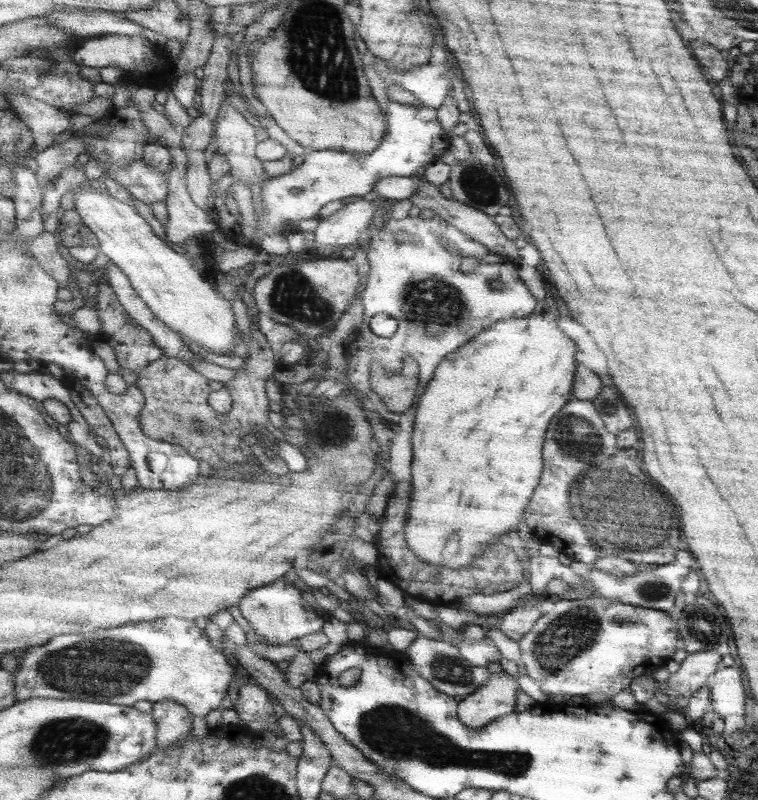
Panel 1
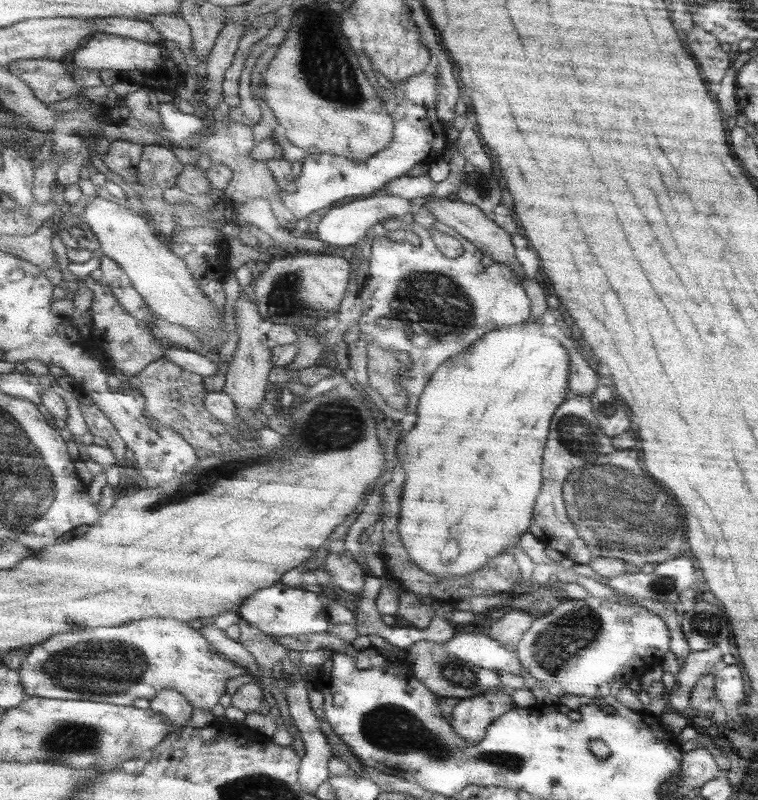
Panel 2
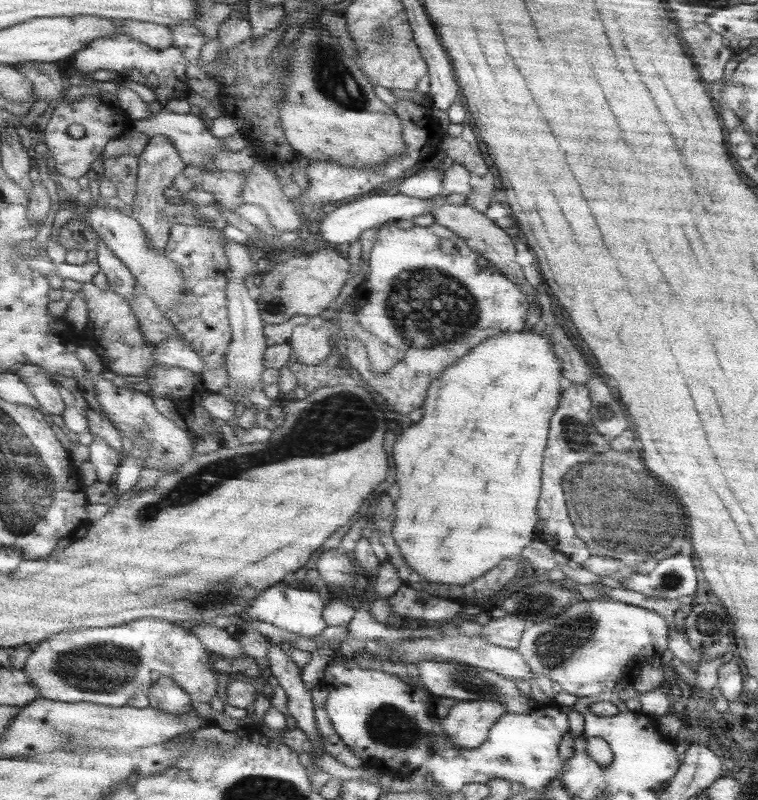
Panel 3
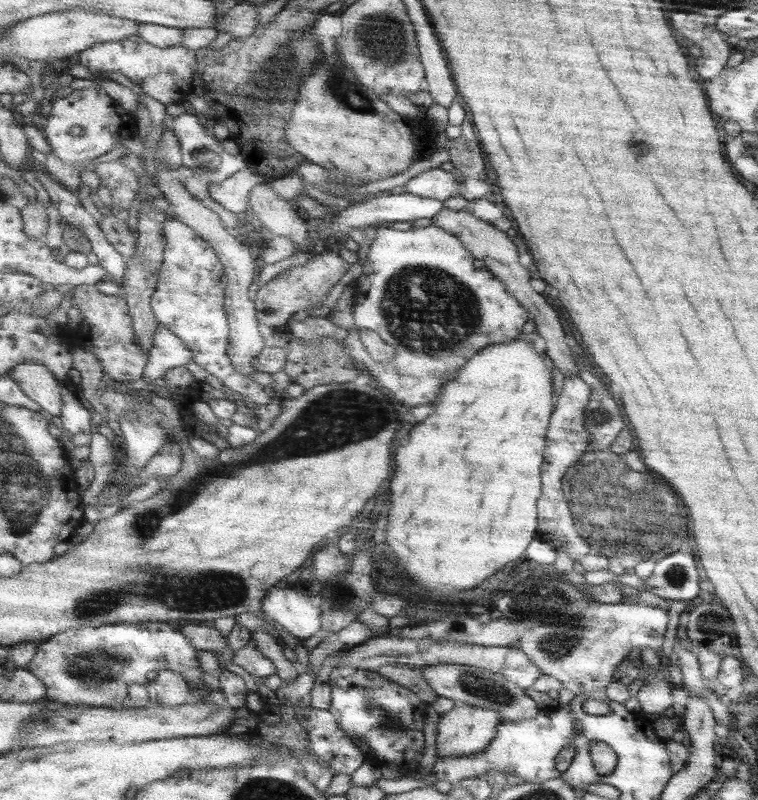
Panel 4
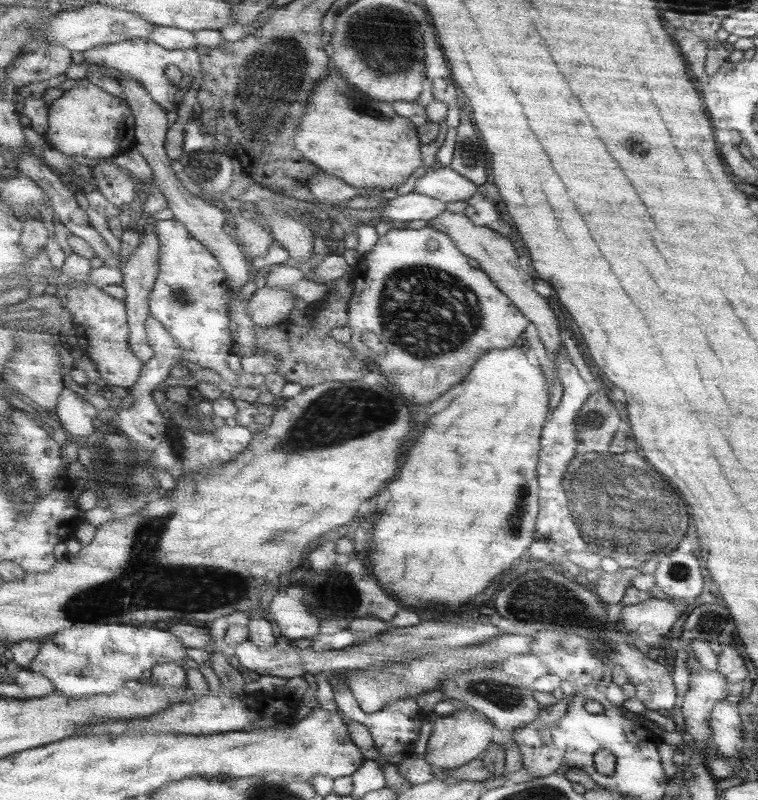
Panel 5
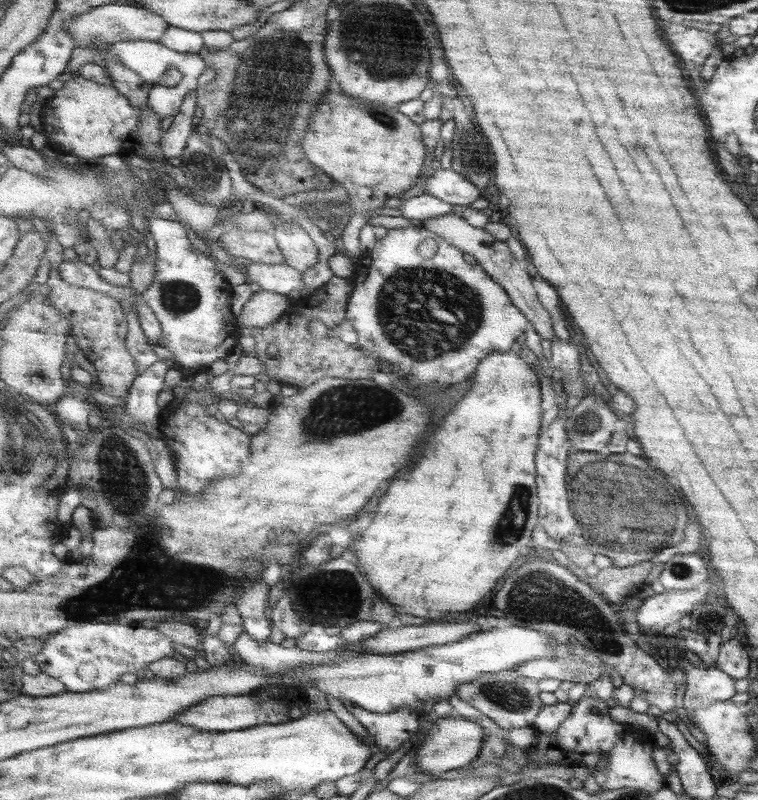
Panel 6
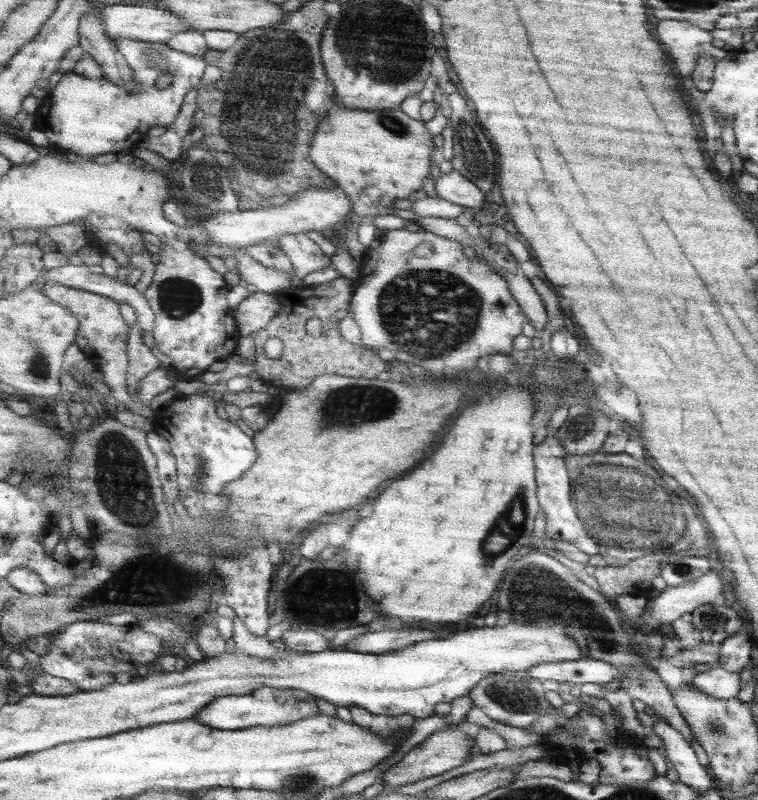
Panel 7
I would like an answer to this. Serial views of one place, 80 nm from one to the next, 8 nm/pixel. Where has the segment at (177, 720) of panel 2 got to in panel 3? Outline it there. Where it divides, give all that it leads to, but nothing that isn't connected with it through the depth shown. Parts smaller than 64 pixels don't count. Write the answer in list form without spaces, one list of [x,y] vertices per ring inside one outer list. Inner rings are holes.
[[[159,676],[155,686],[147,691],[147,696],[150,707],[175,714],[175,716],[193,710],[191,696],[181,688],[178,682],[169,677]]]

